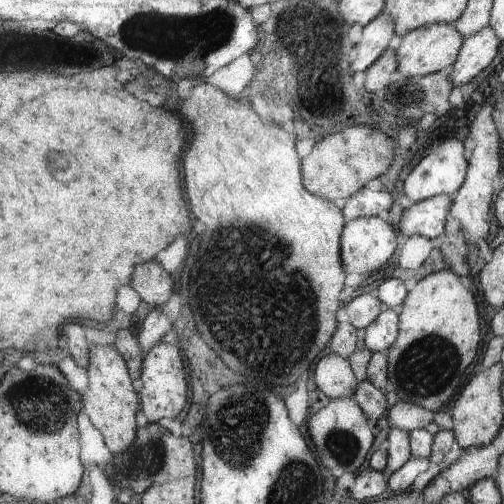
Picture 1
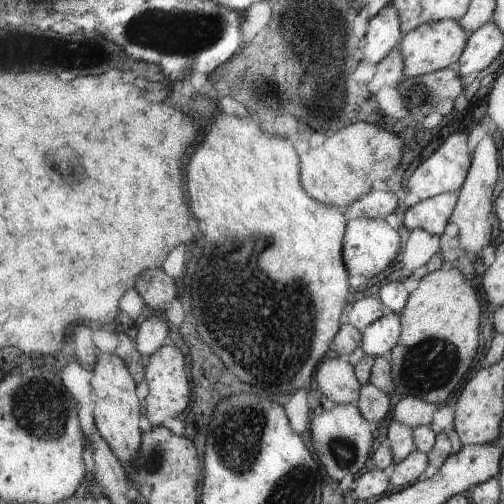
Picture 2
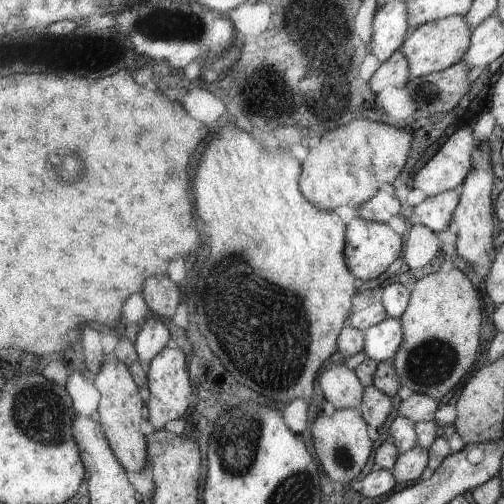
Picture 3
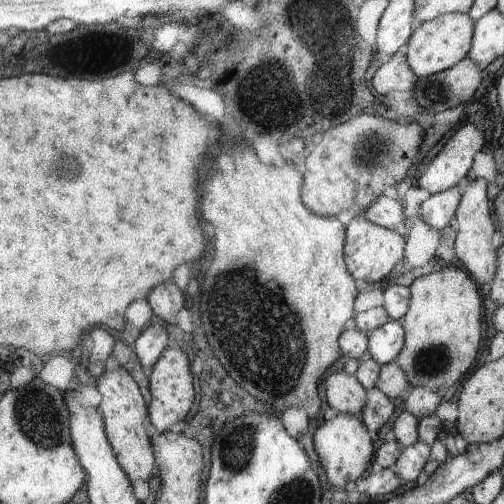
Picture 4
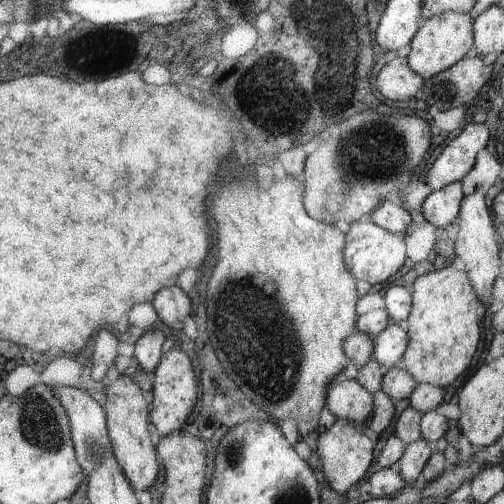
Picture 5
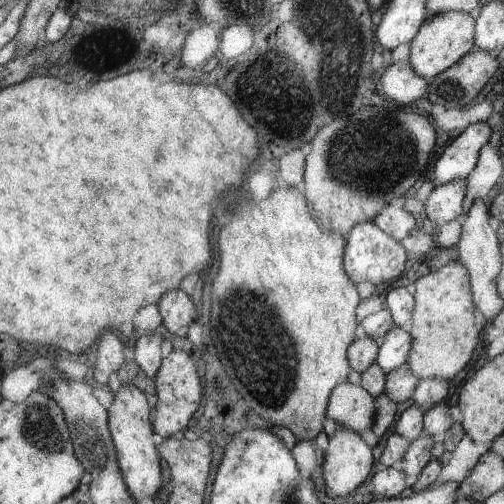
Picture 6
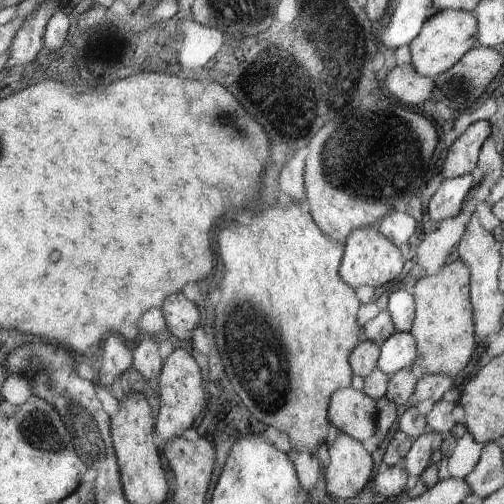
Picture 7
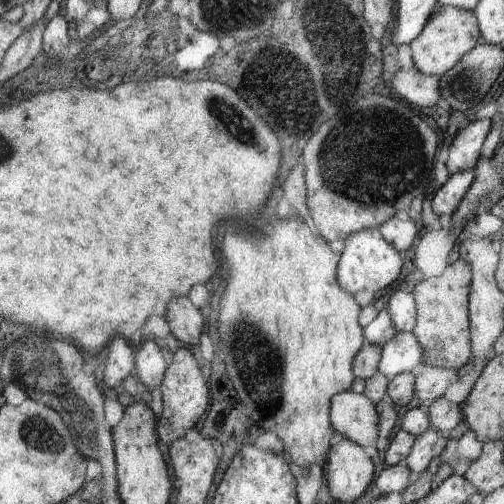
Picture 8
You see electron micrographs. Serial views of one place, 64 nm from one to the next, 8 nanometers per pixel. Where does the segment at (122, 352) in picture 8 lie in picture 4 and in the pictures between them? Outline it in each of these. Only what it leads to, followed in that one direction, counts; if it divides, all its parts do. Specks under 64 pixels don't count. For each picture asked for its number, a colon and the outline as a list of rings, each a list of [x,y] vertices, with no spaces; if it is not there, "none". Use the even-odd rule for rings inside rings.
4: [[[95,328],[89,336],[85,346],[89,348],[89,376],[99,378],[105,372],[105,364],[109,356],[115,356],[117,342],[105,328]]]
5: [[[99,330],[95,344],[93,344],[93,368],[91,368],[91,376],[97,382],[107,382],[107,372],[111,368],[111,364],[115,364],[119,352],[117,352],[117,336],[109,330]]]
6: [[[109,330],[109,334],[103,334],[103,338],[97,342],[97,362],[95,362],[95,380],[103,388],[107,386],[113,372],[119,372],[123,368],[125,354],[123,354],[123,342],[115,332]]]
7: [[[111,334],[103,344],[103,356],[97,364],[101,386],[111,386],[117,378],[121,378],[129,368],[135,366],[135,356],[127,348],[121,336]]]

